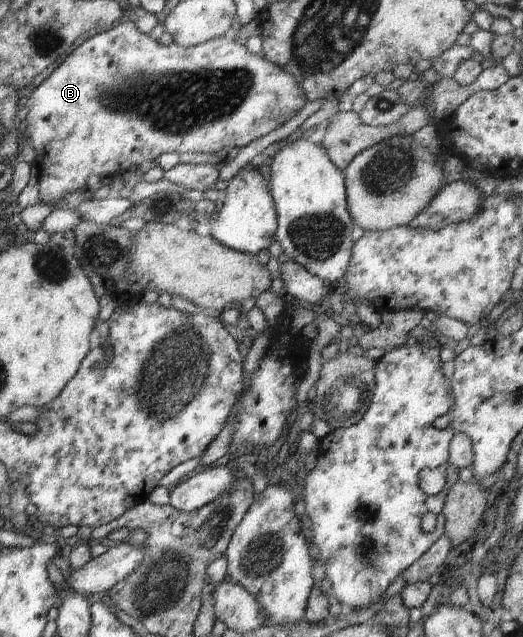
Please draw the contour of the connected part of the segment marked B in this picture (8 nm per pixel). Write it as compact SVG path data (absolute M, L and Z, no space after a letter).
M122 20L112 29L102 34L96 34L93 38L88 38L86 42L80 44L76 50L63 60L62 64L32 92L28 98L26 107L28 114L23 123L30 145L36 150L35 163L40 168L41 178L38 182L40 186L40 200L38 204L54 205L60 202L64 196L84 190L87 188L88 178L92 175L100 177L120 176L122 172L127 172L130 166L140 167L143 162L153 161L165 153L183 154L187 152L216 153L224 148L242 148L257 139L267 136L270 132L282 127L288 120L291 120L298 111L302 110L308 102L306 92L302 86L294 80L292 74L288 74L284 68L269 62L266 58L250 53L244 43L230 39L228 35L208 40L202 44L192 46L192 48L182 48L176 44L163 46L158 41L152 40L147 34L142 34L131 21Z

